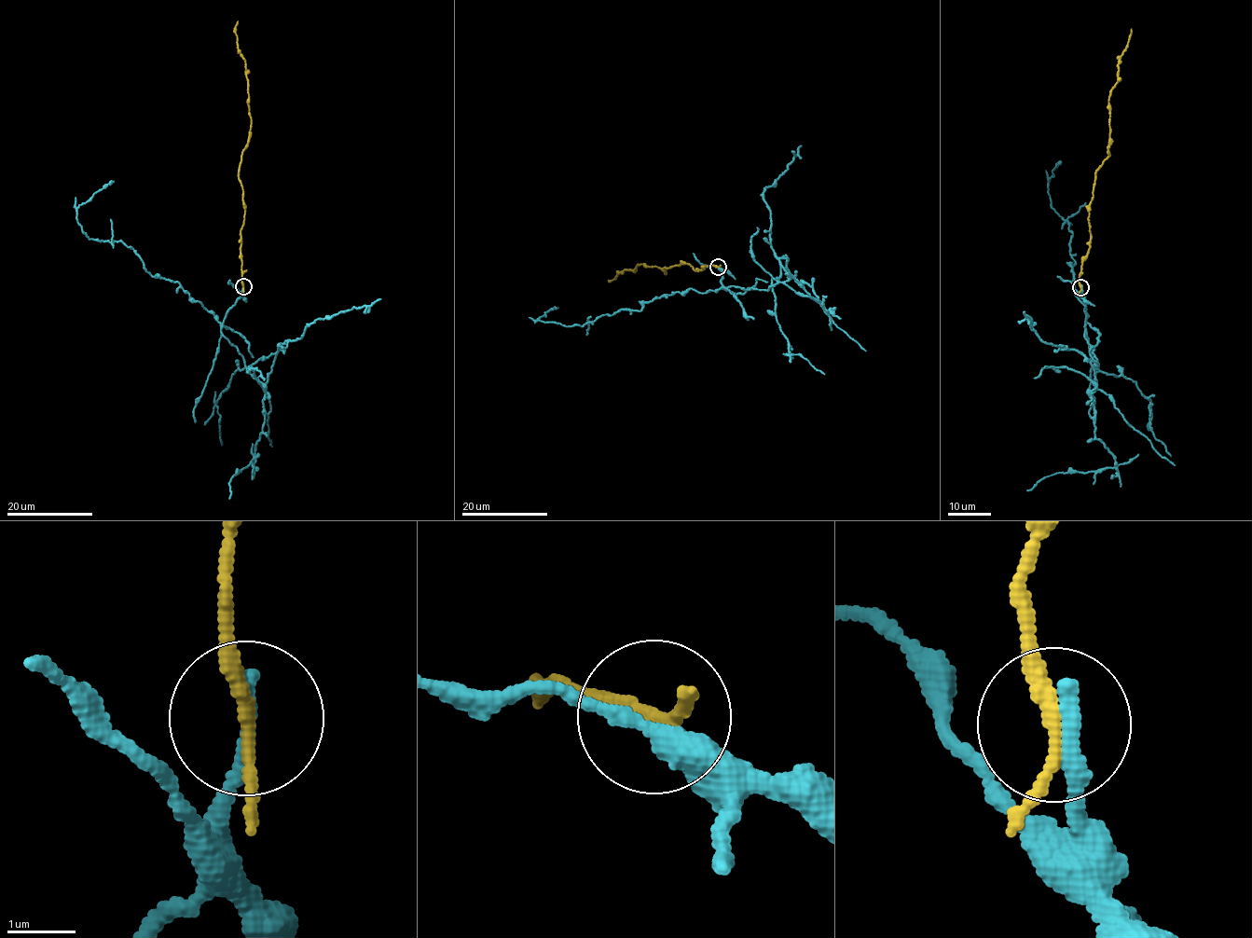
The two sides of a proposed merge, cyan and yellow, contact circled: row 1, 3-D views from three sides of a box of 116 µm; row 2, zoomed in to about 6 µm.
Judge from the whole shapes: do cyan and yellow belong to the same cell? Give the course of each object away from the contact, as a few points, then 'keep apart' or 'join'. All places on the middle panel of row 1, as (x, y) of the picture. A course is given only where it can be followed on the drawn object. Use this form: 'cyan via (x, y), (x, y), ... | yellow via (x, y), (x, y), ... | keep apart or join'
cyan via (718, 267), (728, 288), (766, 291), (789, 274), (781, 268), (771, 282), (775, 314), (790, 353), (824, 374) | yellow via (718, 267), (704, 265), (700, 270), (681, 262), (664, 267), (665, 273), (659, 267), (637, 264), (609, 280) | keep apart

